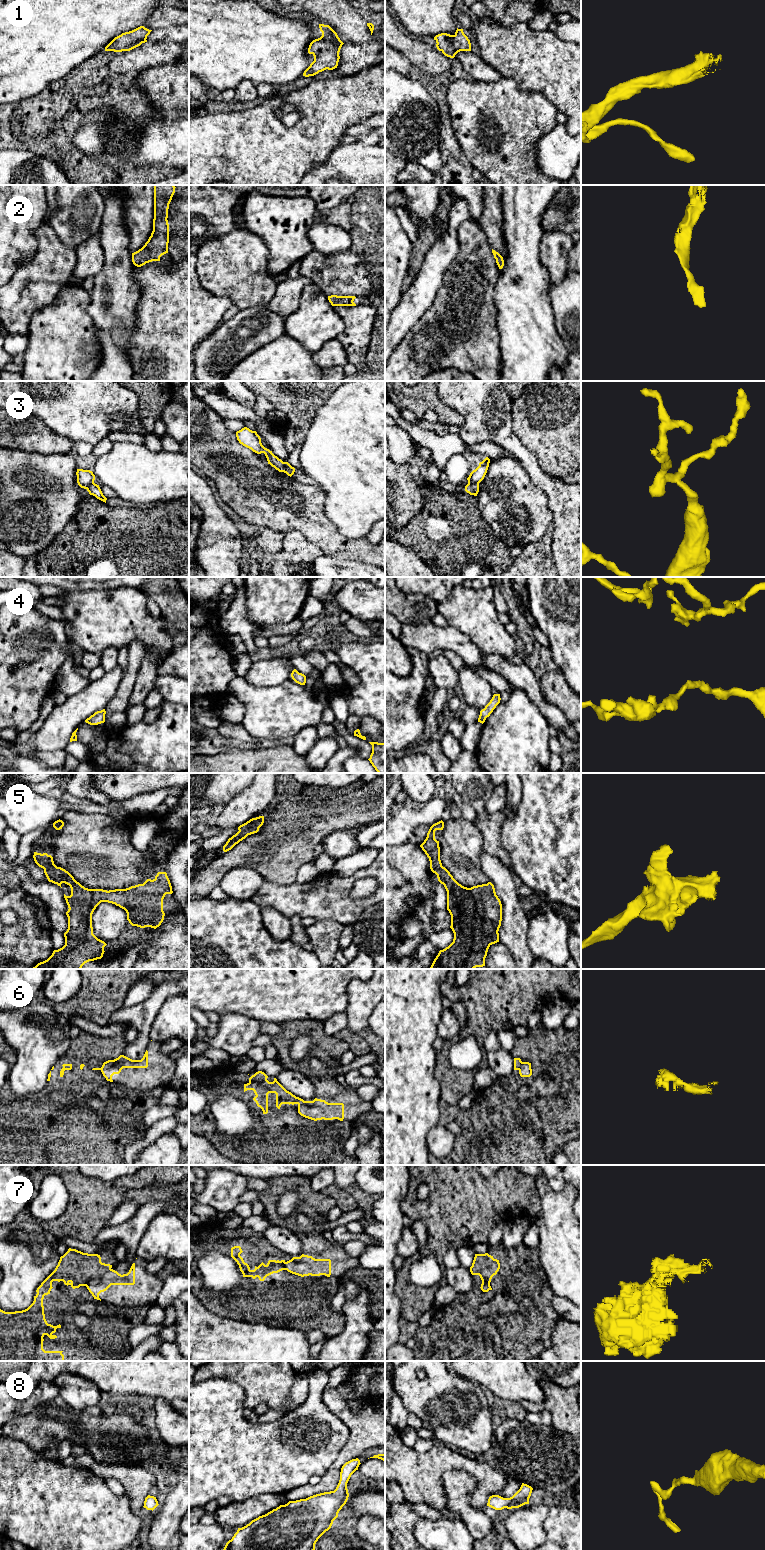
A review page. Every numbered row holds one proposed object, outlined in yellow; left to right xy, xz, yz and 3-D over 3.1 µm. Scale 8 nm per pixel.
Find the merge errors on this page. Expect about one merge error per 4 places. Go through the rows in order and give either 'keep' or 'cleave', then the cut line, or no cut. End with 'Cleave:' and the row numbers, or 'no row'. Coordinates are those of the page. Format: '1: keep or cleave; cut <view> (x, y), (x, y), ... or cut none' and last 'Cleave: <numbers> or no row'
1: keep; cut none
2: keep; cut none
3: cleave; cut xz (283, 462), (285, 472)
4: keep; cut none
5: keep; cut none
6: cleave; cut xz (306, 1101), (298, 1106)
7: cleave; cut xy (110, 1268), (102, 1274), (93, 1277), (86, 1286)
8: keep; cut none
Cleave: 3, 6, 7

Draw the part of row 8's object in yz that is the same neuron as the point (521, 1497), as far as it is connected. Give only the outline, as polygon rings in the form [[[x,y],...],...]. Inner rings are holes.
[[[522,1483],[520,1489],[510,1498],[503,1498],[499,1495],[490,1496],[487,1506],[495,1510],[519,1508],[525,1504],[529,1504],[532,1490],[531,1486]]]

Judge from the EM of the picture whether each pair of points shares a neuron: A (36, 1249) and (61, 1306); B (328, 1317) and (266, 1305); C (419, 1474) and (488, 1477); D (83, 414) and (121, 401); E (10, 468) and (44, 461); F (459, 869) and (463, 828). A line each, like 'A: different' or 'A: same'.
A: different
B: same
C: same
D: same
E: same
F: same

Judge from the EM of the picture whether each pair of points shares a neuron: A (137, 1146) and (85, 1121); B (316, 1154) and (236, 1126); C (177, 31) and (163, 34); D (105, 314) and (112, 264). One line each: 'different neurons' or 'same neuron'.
A: different neurons
B: different neurons
C: same neuron
D: same neuron

